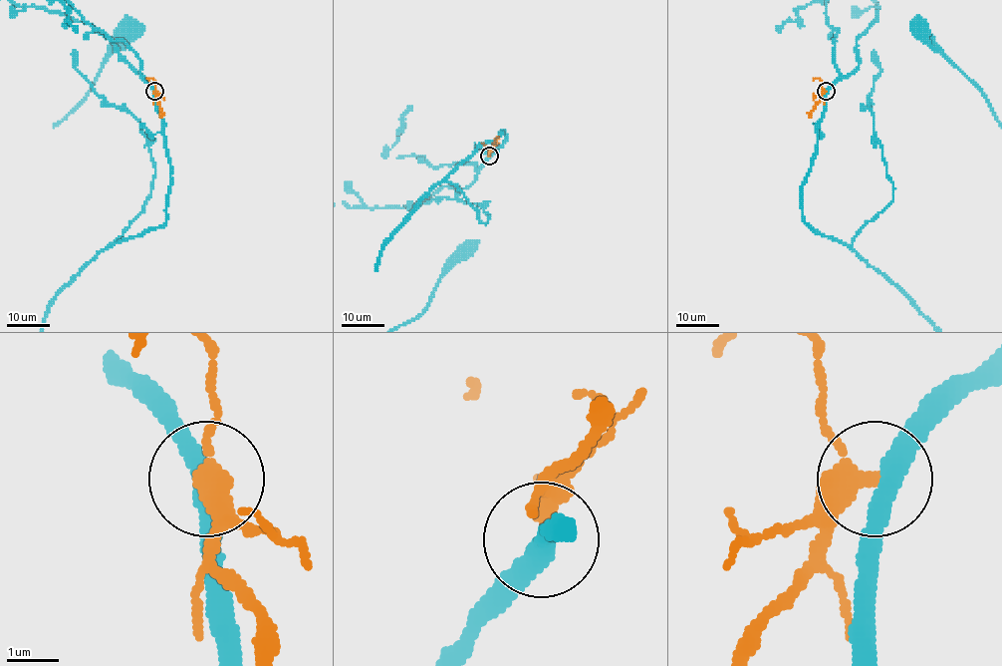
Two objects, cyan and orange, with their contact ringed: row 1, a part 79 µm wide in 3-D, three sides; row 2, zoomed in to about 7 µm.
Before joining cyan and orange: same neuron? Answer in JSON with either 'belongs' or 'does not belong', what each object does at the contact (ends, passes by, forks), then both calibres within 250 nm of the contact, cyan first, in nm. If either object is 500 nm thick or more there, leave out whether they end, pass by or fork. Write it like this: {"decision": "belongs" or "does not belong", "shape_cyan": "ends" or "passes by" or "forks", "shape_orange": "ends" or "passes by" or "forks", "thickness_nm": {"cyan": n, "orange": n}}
{"decision": "does not belong", "shape_cyan": "passes by", "shape_orange": "passes by", "thickness_nm": {"cyan": 400, "orange": 320}}

